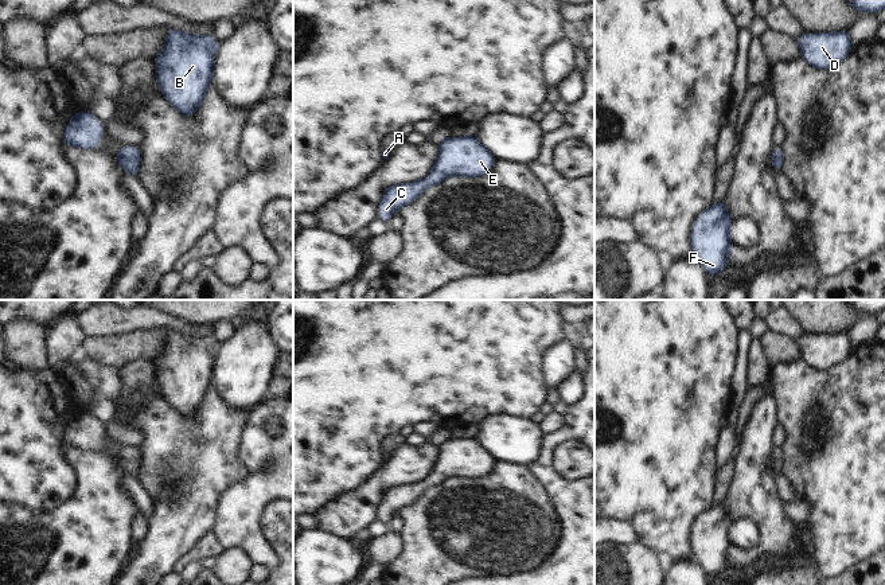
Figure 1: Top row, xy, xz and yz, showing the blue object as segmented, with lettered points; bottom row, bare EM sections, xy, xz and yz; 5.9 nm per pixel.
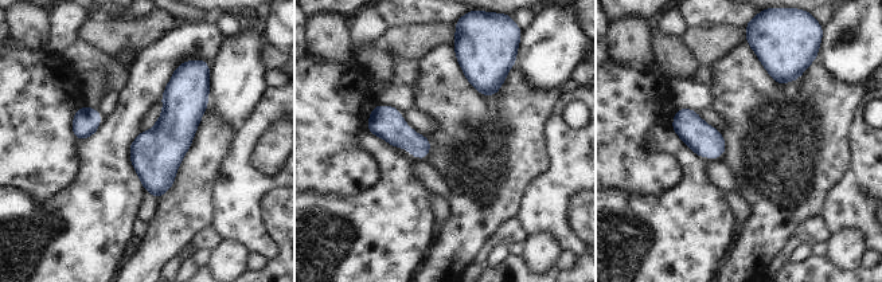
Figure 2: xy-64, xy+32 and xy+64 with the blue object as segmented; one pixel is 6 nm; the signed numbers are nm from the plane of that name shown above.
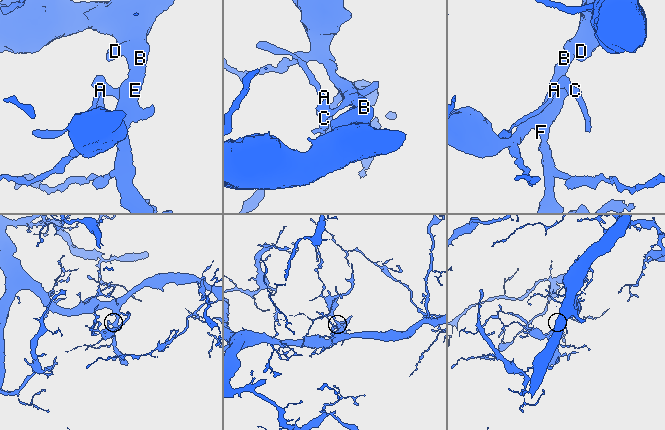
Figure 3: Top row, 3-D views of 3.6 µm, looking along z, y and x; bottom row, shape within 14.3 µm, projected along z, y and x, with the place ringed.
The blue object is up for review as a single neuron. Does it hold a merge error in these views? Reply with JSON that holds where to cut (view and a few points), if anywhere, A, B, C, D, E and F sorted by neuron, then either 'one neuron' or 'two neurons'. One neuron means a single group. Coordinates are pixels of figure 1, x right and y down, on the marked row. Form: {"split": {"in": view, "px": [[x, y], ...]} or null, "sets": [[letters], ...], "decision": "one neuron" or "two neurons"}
{"split": null, "sets": [["A", "B", "C", "D", "E", "F"]], "decision": "one neuron"}

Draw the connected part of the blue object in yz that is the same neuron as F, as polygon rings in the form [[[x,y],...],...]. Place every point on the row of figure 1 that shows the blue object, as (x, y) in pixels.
[[[722,200],[713,203],[694,221],[691,249],[707,276],[721,274],[726,269],[726,254],[734,250],[729,238],[729,227],[734,219]]]

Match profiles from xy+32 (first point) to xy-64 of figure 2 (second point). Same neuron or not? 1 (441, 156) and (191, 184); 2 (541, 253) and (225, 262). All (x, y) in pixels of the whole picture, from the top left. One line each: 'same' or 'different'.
1: same
2: same

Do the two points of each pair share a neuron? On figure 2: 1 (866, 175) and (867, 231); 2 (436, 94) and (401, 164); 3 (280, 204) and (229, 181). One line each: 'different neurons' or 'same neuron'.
1: same neuron
2: different neurons
3: different neurons

